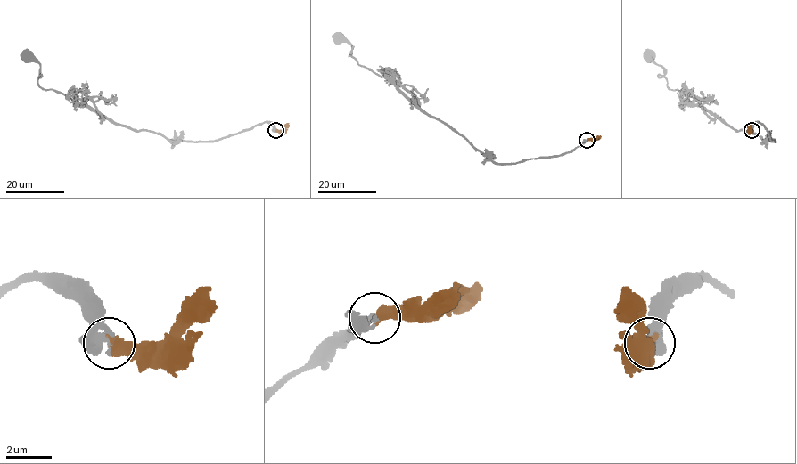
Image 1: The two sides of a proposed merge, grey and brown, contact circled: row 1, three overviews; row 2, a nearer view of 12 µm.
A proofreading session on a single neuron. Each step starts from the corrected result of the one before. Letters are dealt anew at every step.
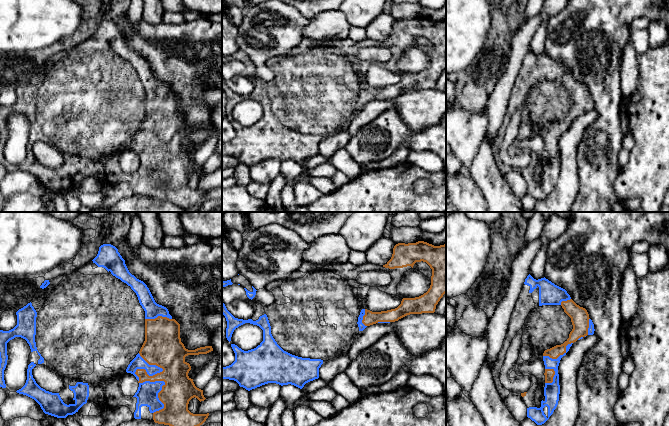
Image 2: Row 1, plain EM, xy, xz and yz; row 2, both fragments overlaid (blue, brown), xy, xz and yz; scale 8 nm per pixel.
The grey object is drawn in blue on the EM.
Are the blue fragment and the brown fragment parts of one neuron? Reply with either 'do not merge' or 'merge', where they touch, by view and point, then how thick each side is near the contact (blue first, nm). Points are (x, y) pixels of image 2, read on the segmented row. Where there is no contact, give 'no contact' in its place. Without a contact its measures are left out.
merge; contact xy (138, 380); calibres 100 and 180 nm

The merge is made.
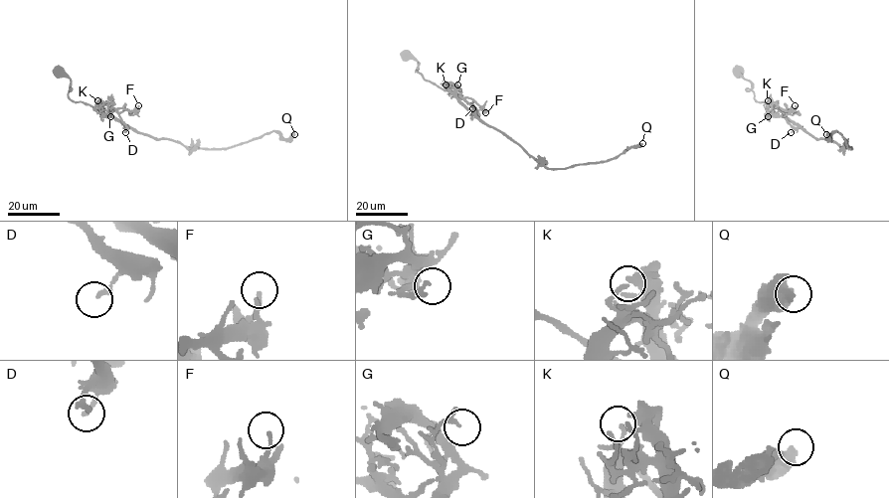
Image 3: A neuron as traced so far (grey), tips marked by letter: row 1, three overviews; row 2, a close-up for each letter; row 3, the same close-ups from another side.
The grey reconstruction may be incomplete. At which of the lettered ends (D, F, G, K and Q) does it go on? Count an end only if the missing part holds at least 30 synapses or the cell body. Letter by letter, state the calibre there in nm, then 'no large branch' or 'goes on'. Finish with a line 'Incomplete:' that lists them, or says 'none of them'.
D: 220 nm | no large branch
F: 150 nm | no large branch
G: 180 nm | no large branch
K: 160 nm | no large branch
Q: 550 nm | no large branch
Incomplete: none of them

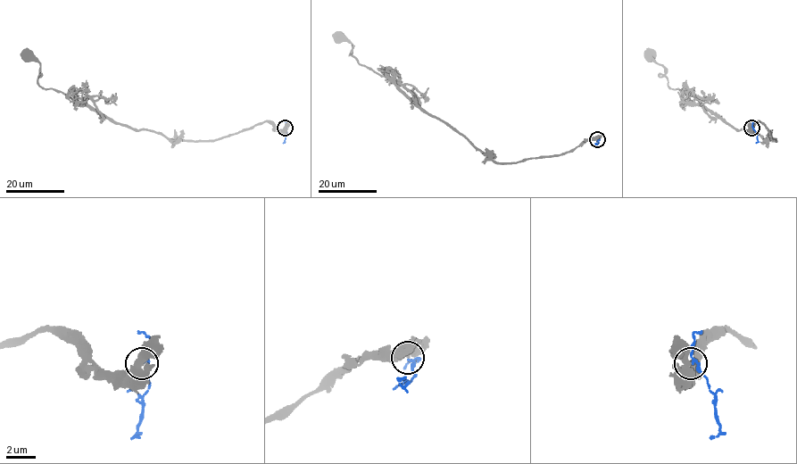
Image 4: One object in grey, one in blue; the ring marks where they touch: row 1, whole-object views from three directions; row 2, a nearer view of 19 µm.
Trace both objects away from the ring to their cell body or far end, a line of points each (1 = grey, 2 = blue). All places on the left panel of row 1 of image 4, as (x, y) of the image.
1: (285, 128), (263, 121), (214, 140), (172, 141), (44, 89), (40, 64), (26, 56)
2: (285, 128), (283, 143)

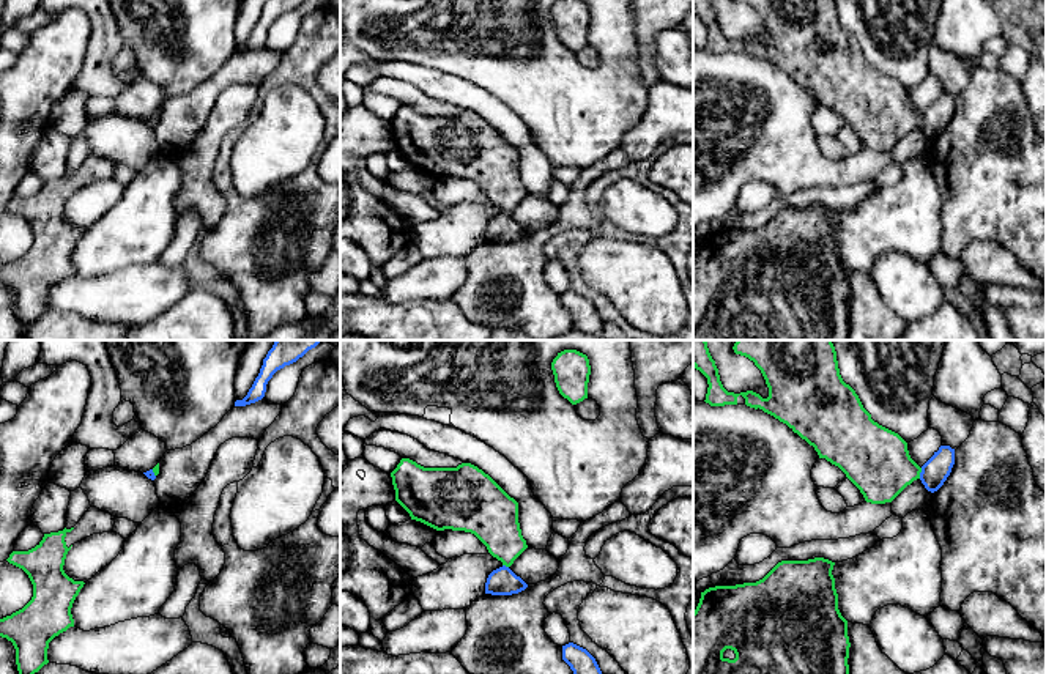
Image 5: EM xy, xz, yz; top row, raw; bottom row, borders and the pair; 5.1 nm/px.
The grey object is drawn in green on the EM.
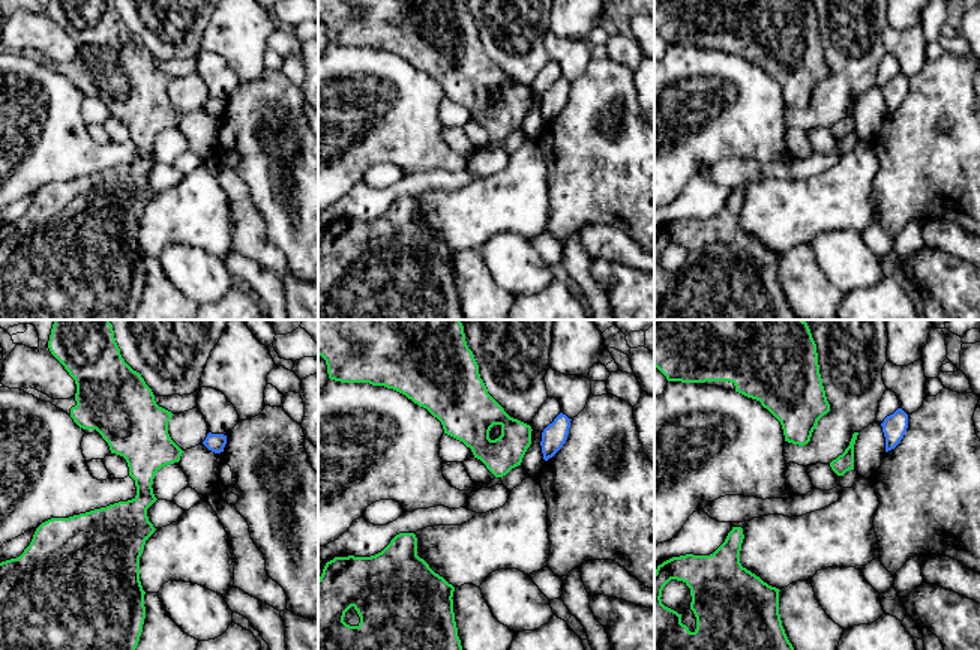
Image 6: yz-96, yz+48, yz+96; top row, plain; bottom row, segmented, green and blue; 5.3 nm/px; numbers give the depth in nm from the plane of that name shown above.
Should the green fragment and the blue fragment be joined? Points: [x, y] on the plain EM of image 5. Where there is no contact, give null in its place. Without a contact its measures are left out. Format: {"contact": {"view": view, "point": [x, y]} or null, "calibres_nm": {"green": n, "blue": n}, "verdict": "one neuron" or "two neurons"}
{"contact": {"view": "yz", "point": [920, 118]}, "calibres_nm": {"green": 340, "blue": 140}, "verdict": "two neurons"}

